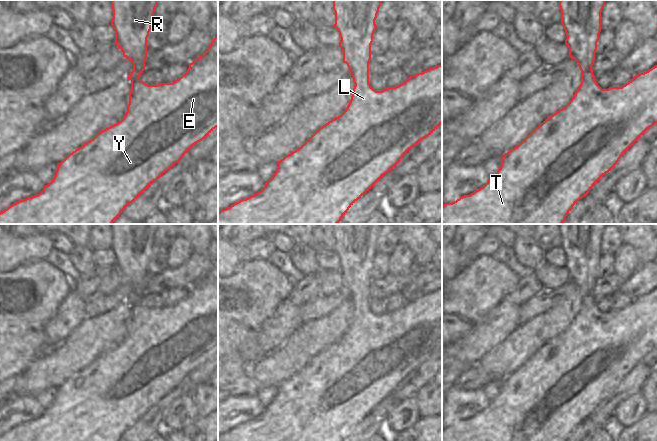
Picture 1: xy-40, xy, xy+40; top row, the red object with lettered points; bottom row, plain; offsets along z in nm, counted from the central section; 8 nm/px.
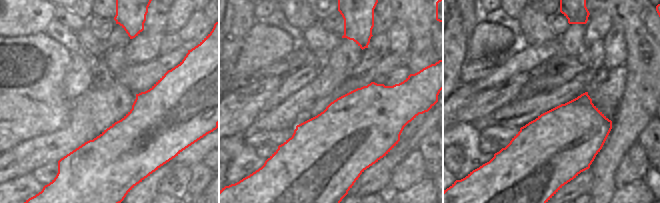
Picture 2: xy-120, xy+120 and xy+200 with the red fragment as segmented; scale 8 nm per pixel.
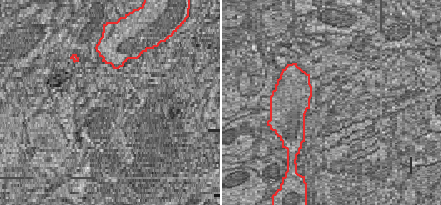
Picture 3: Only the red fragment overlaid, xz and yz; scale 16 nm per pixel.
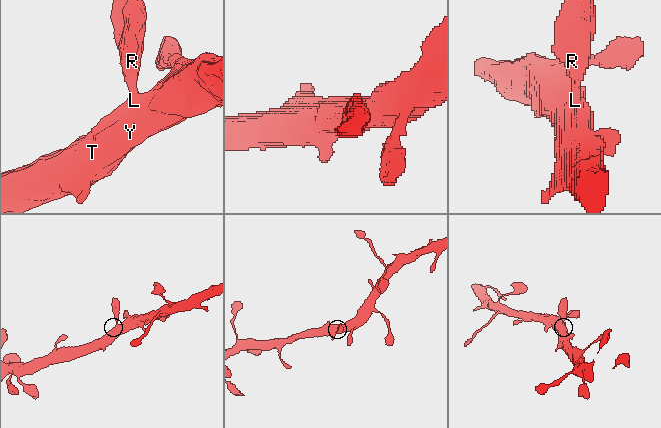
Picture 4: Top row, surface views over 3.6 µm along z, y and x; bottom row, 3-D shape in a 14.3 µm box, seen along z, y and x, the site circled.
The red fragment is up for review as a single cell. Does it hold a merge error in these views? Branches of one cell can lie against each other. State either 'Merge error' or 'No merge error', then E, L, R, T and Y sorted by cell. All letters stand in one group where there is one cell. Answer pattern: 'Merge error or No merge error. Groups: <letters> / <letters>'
No merge error. Groups: E L R T Y.

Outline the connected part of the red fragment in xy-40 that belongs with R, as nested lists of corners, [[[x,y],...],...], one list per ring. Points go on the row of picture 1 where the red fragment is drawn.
[[[111,0],[113,18],[111,25],[115,30],[115,42],[132,64],[133,70],[127,77],[131,80],[131,90],[129,92],[129,104],[125,116],[116,124],[100,131],[90,141],[67,155],[57,164],[57,170],[53,180],[38,194],[26,199],[22,199],[0,212],[0,224],[112,224],[122,213],[122,211],[133,201],[135,201],[154,181],[159,179],[166,171],[171,169],[181,158],[198,142],[205,139],[216,127],[218,127],[218,35],[211,41],[209,48],[192,63],[189,64],[187,72],[172,83],[160,83],[158,85],[148,85],[139,76],[145,70],[145,60],[147,58],[147,38],[153,22],[153,14],[157,6],[157,0]]]

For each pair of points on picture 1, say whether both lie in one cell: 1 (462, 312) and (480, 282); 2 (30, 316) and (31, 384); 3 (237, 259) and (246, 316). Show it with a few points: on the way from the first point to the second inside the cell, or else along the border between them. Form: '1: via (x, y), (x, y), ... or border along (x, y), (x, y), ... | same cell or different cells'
1: via (462, 305), (476, 289) | same cell
2: border along (51, 349), (35, 358), (16, 376) | different cells
3: border along (260, 259), (244, 262), (228, 276) | different cells

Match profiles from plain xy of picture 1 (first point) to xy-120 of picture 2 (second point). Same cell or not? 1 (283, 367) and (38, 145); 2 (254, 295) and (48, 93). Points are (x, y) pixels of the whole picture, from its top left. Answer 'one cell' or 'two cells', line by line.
1: one cell
2: one cell

